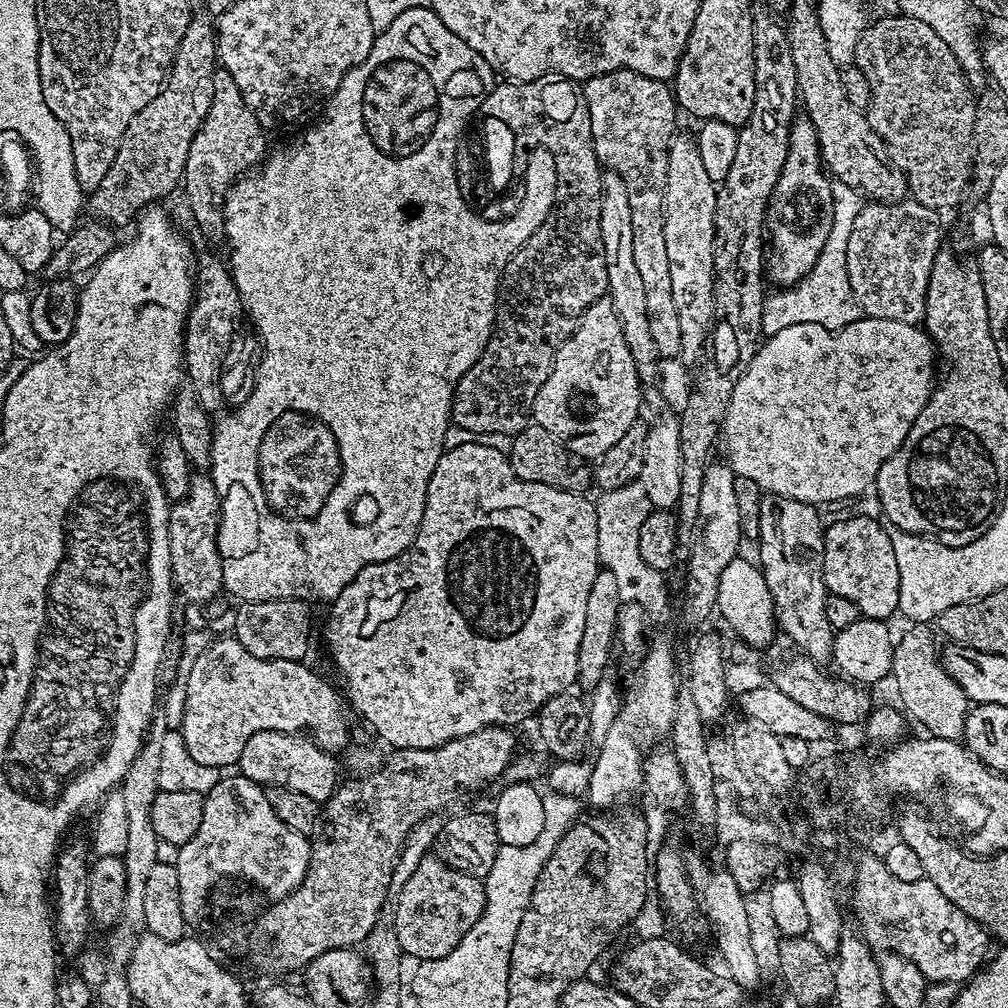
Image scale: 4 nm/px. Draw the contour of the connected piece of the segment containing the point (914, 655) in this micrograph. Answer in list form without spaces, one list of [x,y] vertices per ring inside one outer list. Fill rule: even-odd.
[[[924,622],[911,623],[908,628],[901,638],[899,635],[892,649],[890,676],[894,678],[901,701],[898,702],[910,718],[912,716],[927,729],[929,735],[943,740],[961,739],[970,702],[962,693],[962,688],[946,674],[939,654],[940,648],[936,646],[935,631]]]

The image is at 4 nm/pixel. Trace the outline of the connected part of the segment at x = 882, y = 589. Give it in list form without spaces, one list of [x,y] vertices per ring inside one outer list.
[[[848,516],[845,520],[836,520],[830,523],[824,529],[824,584],[827,586],[829,593],[842,598],[850,598],[850,602],[854,602],[858,606],[861,617],[870,620],[887,621],[888,616],[896,616],[900,607],[900,583],[898,582],[898,562],[894,558],[894,546],[890,546],[890,538],[886,534],[883,523],[879,519],[871,520],[868,516]]]

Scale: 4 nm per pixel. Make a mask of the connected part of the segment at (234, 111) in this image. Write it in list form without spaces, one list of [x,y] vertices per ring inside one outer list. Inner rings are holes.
[[[217,67],[210,77],[212,84],[212,101],[208,104],[208,113],[203,113],[200,128],[194,134],[194,142],[190,142],[190,154],[186,154],[186,170],[182,181],[182,193],[188,199],[188,212],[196,223],[196,228],[212,244],[223,245],[224,238],[224,199],[233,184],[249,170],[255,169],[263,161],[270,145],[264,137],[262,121],[256,117],[254,110],[246,106],[246,98],[242,98],[242,90],[238,90],[234,78],[225,68]]]

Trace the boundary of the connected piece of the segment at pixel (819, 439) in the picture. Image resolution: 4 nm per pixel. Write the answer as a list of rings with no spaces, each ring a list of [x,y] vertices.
[[[864,316],[850,322],[850,326],[835,331],[817,324],[786,326],[786,330],[778,330],[778,334],[767,337],[757,347],[753,360],[734,386],[732,401],[726,410],[722,427],[722,446],[724,444],[724,452],[728,455],[727,465],[735,475],[756,482],[765,493],[794,498],[803,504],[823,506],[832,504],[835,500],[848,500],[851,496],[862,495],[867,488],[869,491],[875,485],[878,470],[882,470],[882,462],[886,462],[886,458],[890,458],[890,454],[894,454],[894,450],[902,446],[906,434],[910,434],[910,426],[914,426],[918,414],[922,414],[922,406],[926,406],[934,387],[932,356],[934,360],[932,339],[920,324],[890,322],[890,318]]]

